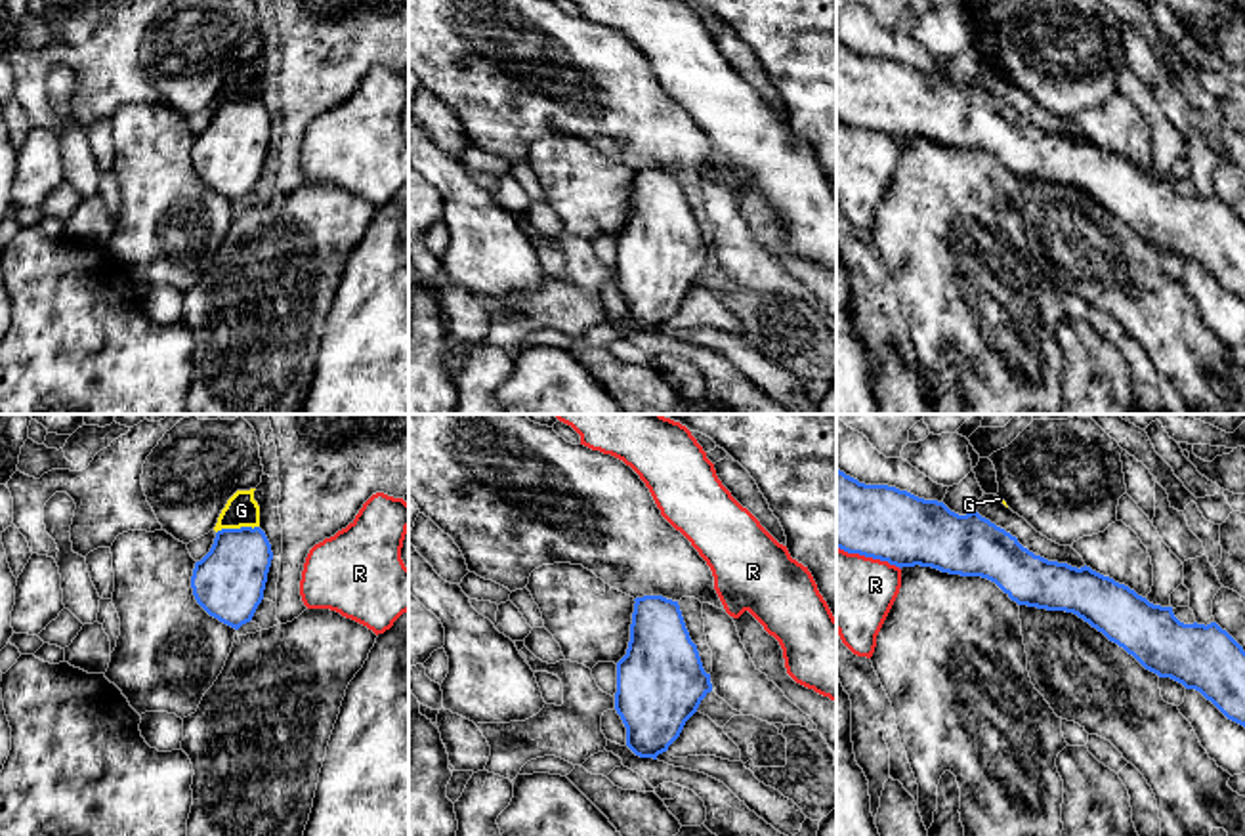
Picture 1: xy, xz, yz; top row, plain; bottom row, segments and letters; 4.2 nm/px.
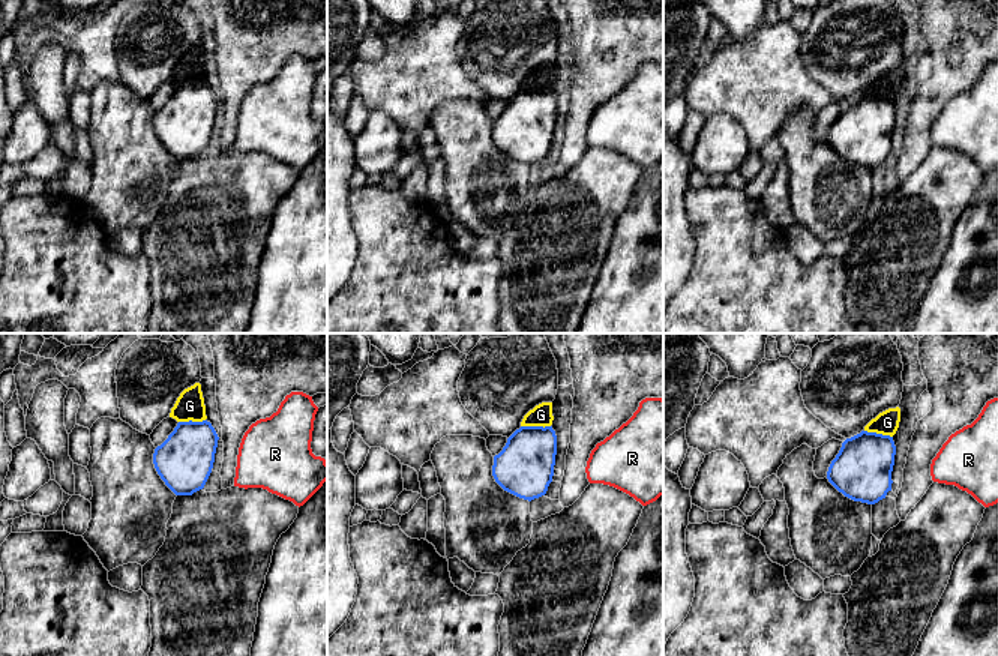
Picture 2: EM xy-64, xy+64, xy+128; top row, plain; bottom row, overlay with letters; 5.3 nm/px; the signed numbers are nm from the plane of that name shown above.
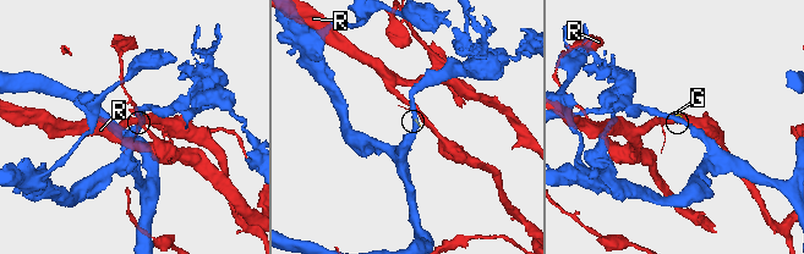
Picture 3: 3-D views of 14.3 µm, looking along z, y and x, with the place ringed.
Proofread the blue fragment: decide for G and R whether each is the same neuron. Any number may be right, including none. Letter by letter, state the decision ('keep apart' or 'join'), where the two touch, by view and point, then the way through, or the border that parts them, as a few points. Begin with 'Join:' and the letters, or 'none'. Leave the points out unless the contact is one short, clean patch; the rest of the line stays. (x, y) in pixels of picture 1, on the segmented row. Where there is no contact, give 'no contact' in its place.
Join: G
G: join; contact xy (237, 529)
R: keep apart; contact yz (869, 556)

